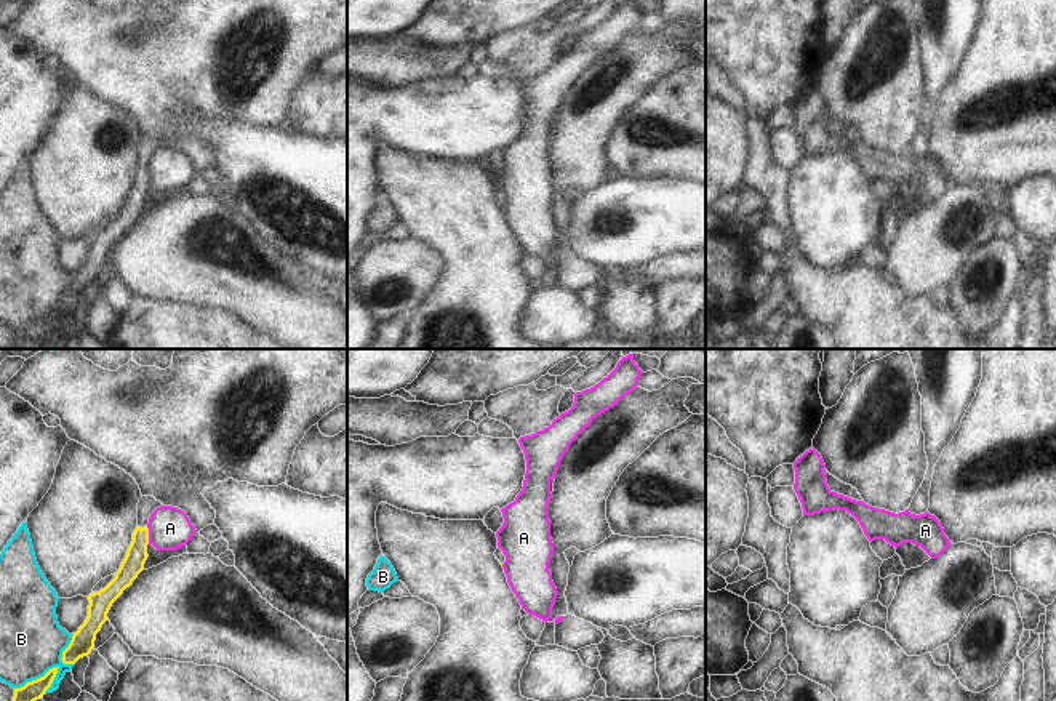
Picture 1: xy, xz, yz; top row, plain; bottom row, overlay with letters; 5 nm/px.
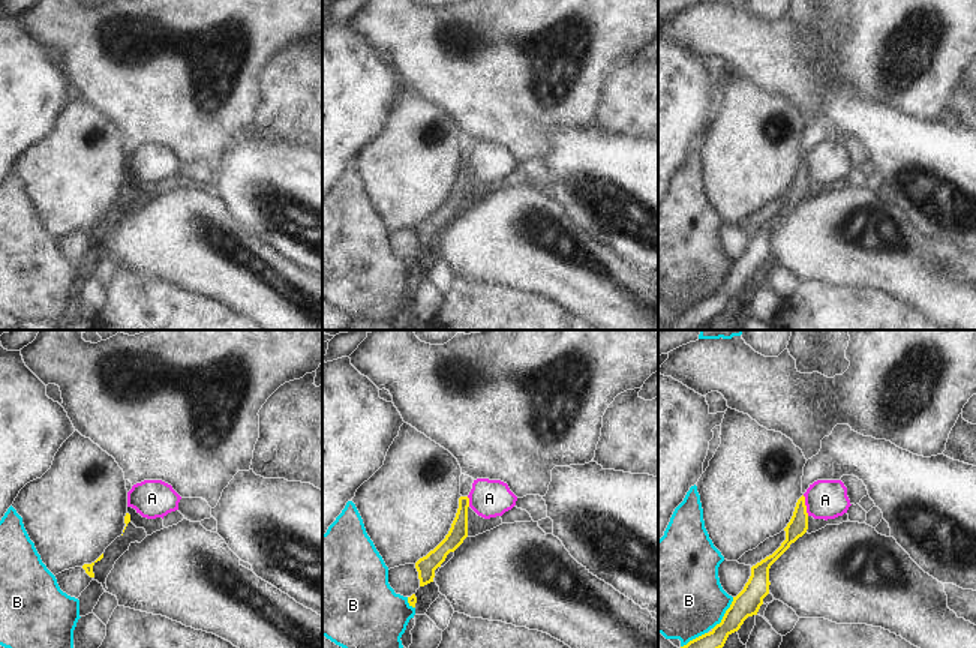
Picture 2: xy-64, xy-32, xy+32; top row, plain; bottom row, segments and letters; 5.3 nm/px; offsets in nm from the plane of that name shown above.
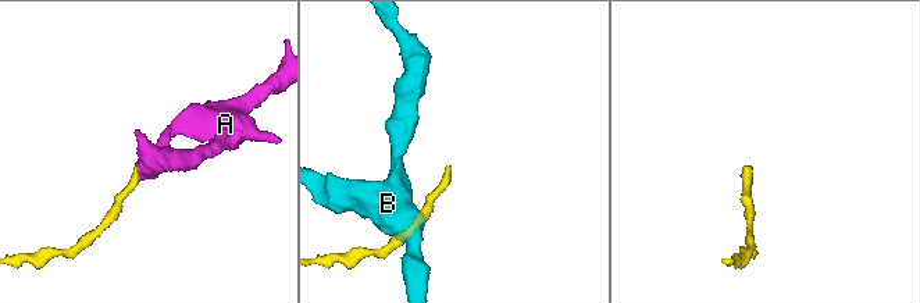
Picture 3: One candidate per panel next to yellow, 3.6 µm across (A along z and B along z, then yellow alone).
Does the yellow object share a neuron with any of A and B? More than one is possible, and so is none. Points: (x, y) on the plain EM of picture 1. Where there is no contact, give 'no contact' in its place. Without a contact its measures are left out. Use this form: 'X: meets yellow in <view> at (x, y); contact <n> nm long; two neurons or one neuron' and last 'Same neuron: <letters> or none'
A: meets yellow in xy at (148, 176); contact 90 nm long; two neurons
B: meets yellow in xy at (37, 320); contact 260 nm long; two neurons
Same neuron: none

